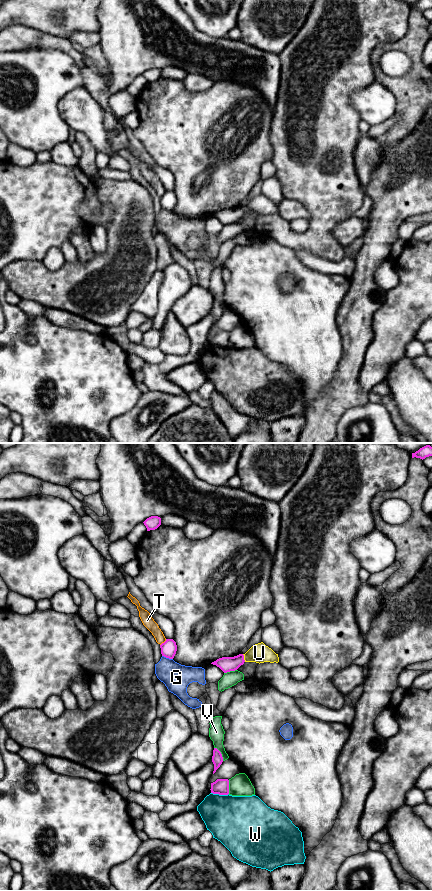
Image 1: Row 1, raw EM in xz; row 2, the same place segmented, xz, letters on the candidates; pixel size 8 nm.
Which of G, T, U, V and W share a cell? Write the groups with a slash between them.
G T / U / V / W

